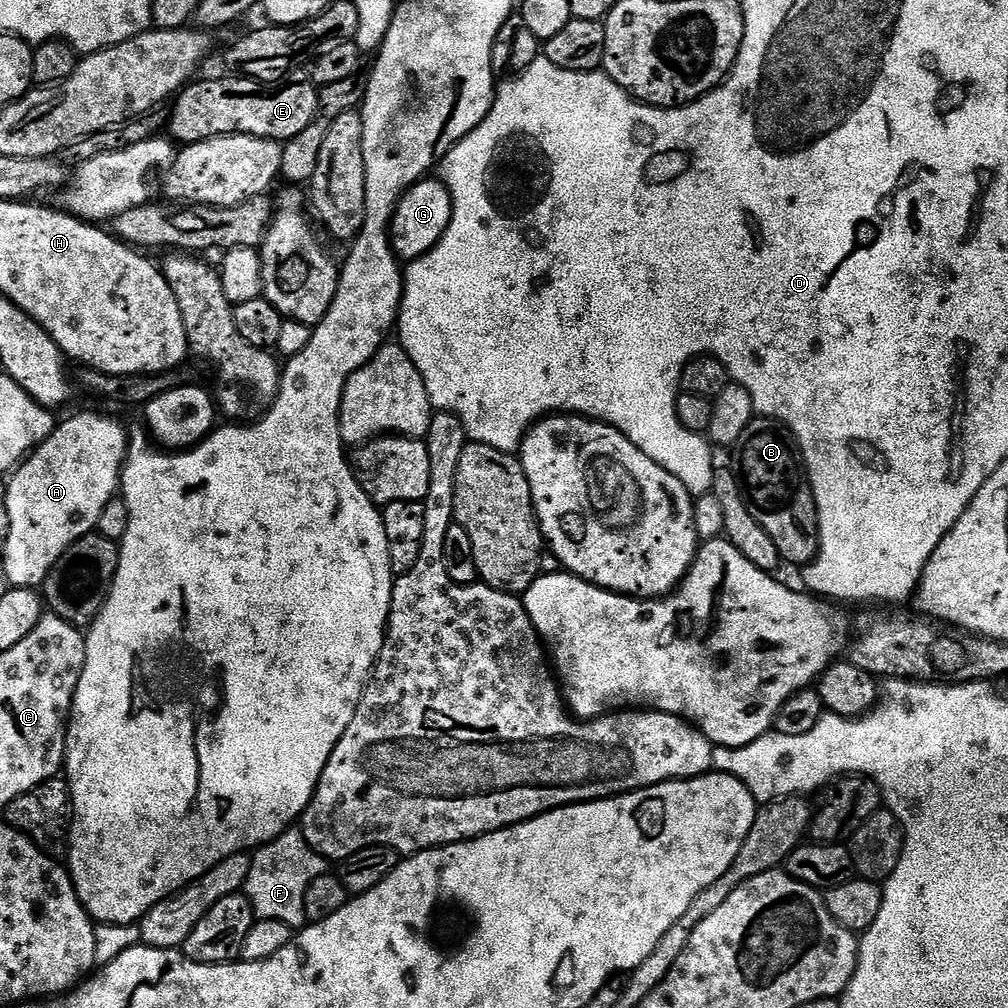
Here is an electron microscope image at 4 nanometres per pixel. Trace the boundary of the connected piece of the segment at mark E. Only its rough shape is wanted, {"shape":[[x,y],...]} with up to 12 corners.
{"shape":[[307,78],[189,83],[168,128],[287,142],[320,111]]}

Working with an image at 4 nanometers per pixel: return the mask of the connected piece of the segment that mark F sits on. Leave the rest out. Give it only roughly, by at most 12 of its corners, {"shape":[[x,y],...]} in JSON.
{"shape":[[291,828],[251,857],[244,895],[262,920],[302,928],[328,864]]}

